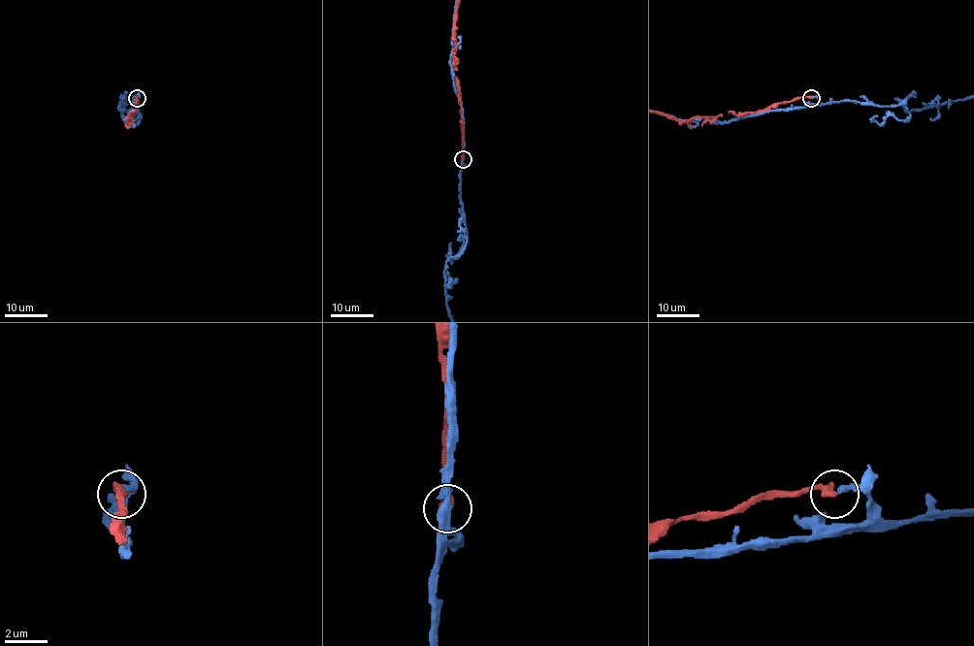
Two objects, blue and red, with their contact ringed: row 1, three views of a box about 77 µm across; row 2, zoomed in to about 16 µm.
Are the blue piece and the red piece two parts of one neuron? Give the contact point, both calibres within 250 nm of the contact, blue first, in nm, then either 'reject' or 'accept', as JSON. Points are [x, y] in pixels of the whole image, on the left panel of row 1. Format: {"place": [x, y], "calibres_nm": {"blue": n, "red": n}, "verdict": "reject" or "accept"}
{"place": [137, 98], "calibres_nm": {"blue": 280, "red": 380}, "verdict": "reject"}

